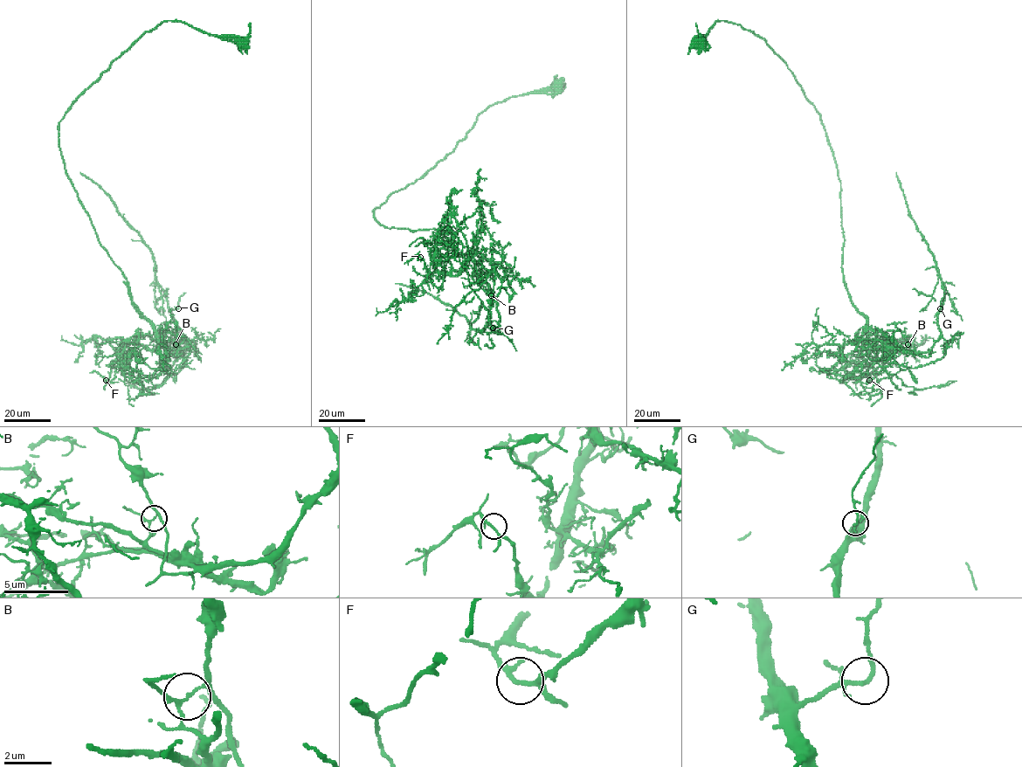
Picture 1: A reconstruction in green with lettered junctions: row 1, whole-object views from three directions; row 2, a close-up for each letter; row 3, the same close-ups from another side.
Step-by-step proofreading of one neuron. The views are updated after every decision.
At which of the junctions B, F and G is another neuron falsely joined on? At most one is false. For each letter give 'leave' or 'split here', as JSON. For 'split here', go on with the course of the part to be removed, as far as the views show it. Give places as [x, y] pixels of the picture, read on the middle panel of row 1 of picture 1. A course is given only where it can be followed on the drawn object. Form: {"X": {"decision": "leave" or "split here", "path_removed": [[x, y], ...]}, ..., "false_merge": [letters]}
{"B": {"decision": "split here", "path_removed": [[490, 294], [497, 296], [499, 327], [488, 325], [479, 331], [431, 294], [395, 283]]}, "F": {"decision": "leave"}, "G": {"decision": "leave"}, "false_merge": ["B"]}

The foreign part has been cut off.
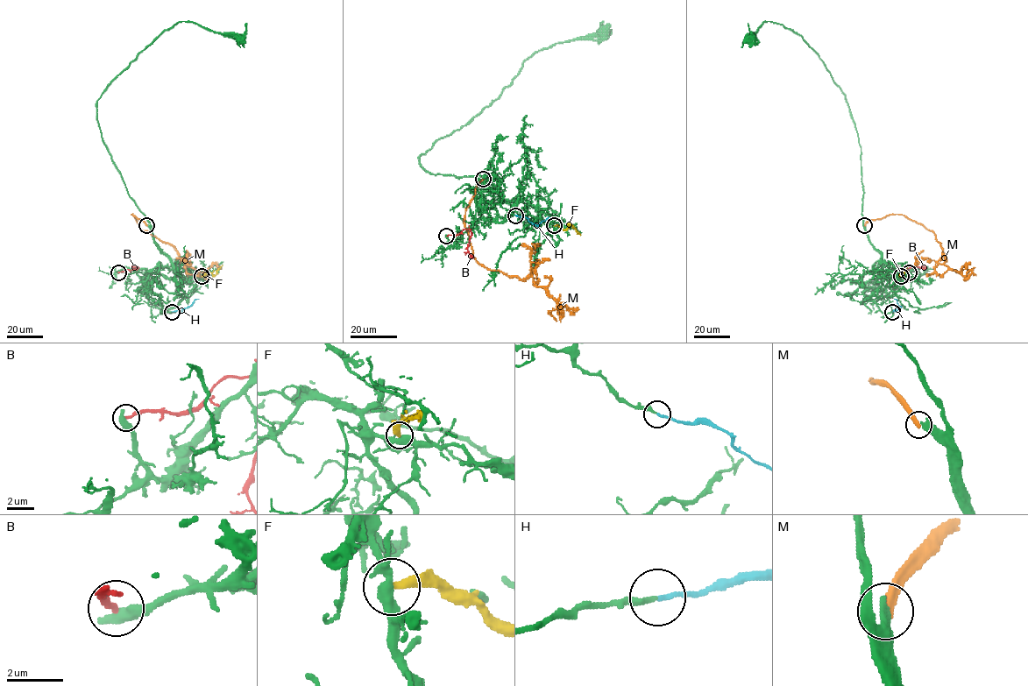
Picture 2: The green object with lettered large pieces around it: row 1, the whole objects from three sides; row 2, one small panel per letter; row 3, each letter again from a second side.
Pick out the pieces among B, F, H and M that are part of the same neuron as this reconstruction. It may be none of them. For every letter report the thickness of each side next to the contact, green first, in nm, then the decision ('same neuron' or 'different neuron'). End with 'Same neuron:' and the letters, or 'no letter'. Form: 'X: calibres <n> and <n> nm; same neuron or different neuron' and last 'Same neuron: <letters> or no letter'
B: calibres 550 and 240 nm; different neuron
F: calibres 360 and 320 nm; different neuron
H: calibres 200 and 150 nm; same neuron
M: calibres 360 and 320 nm; different neuron
Same neuron: H

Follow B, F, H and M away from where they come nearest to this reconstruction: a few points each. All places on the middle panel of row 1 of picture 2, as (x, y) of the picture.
B: (446, 236), (457, 235), (468, 229), (471, 236), (467, 250), (473, 258)
F: (554, 226), (566, 229), (570, 225), (580, 235)
H: (514, 215), (525, 217), (536, 225), (549, 217)
M: (483, 180), (465, 211), (472, 256), (507, 275), (524, 279), (532, 273), (561, 315), (560, 306)

